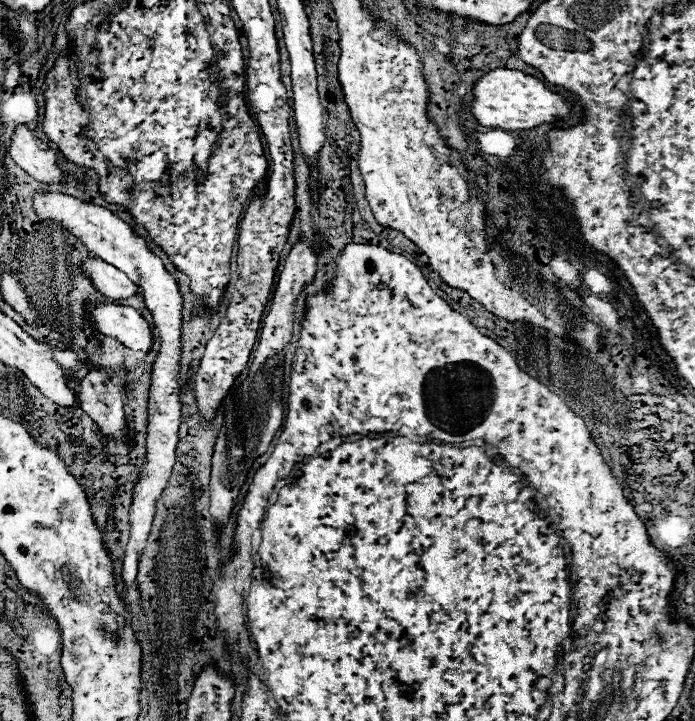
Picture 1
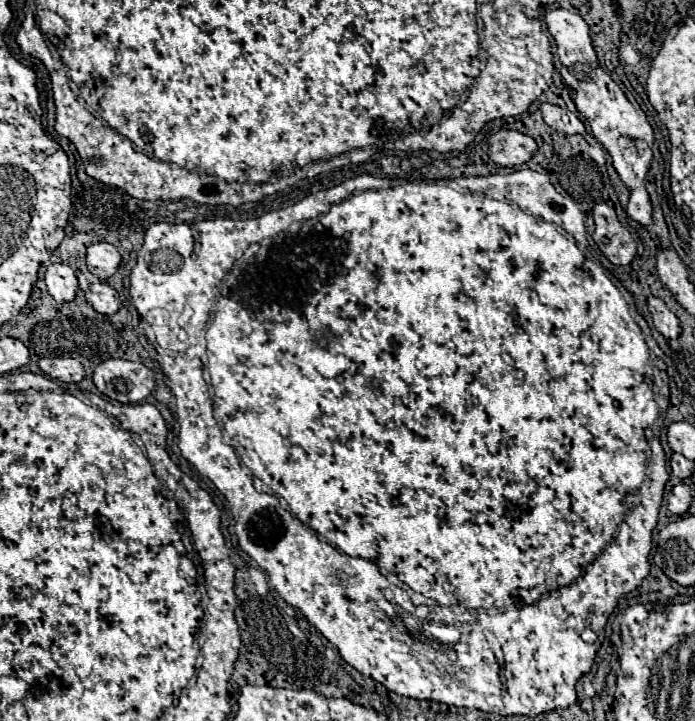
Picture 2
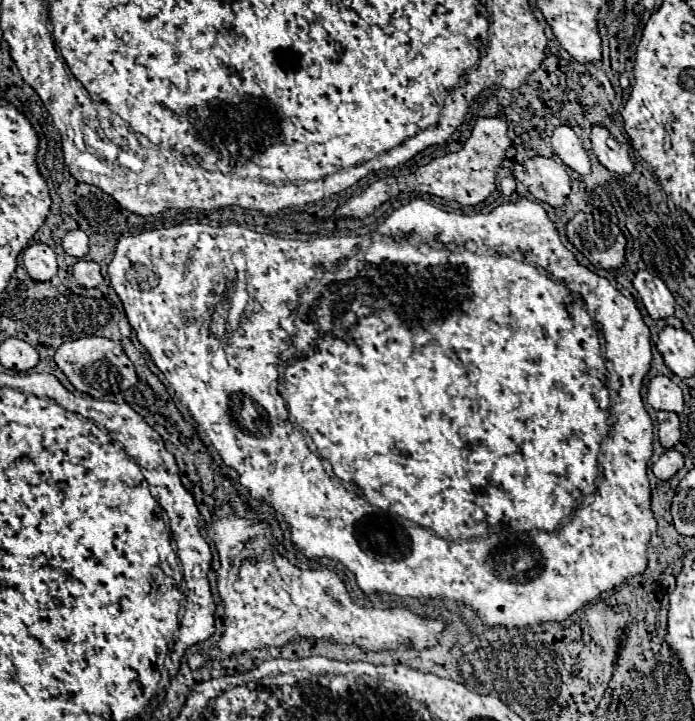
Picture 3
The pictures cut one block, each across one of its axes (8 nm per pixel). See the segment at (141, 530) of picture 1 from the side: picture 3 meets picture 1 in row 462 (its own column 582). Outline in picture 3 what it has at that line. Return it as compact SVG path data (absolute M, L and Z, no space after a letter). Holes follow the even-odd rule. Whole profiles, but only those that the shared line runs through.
M558 126L558 128L554 128L550 140L552 140L554 154L566 166L570 166L578 174L588 174L590 172L590 158L586 154L580 138L576 136L576 132L570 126Z

